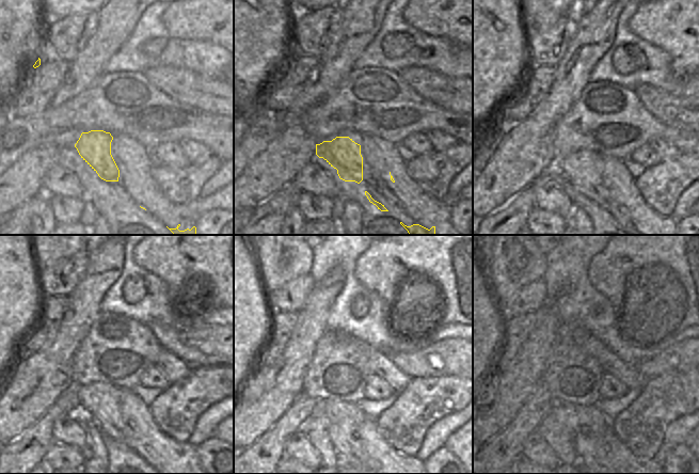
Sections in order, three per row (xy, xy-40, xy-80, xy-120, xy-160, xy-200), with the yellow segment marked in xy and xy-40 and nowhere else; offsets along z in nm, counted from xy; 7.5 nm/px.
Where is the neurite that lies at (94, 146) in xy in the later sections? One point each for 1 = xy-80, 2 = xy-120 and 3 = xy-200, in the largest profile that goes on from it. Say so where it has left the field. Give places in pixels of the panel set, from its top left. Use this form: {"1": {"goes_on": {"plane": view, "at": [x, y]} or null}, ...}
{"1": {"goes_on": {"plane": "xy-80", "at": [586, 168]}}, "2": {"goes_on": {"plane": "xy-120", "at": [109, 414]}}, "3": {"goes_on": {"plane": "xy-200", "at": [618, 452]}}}

